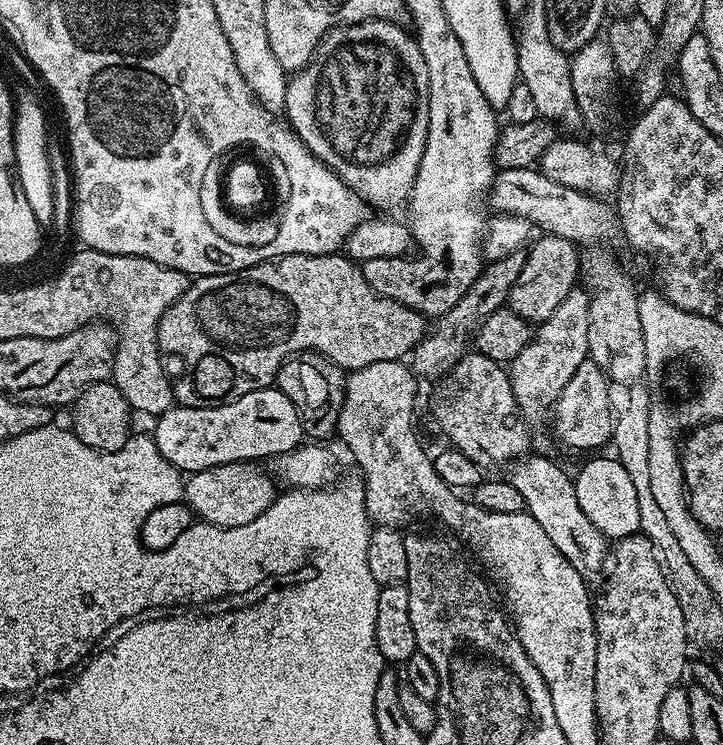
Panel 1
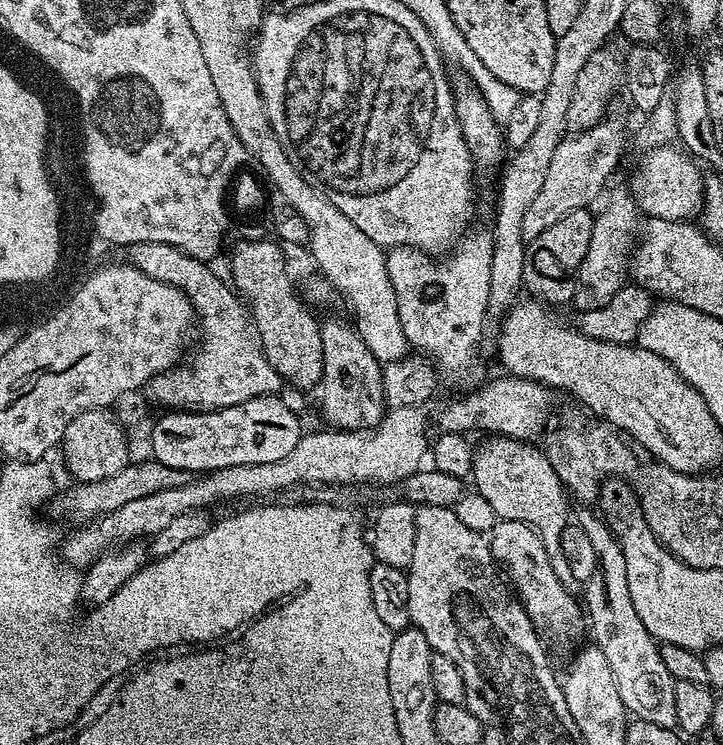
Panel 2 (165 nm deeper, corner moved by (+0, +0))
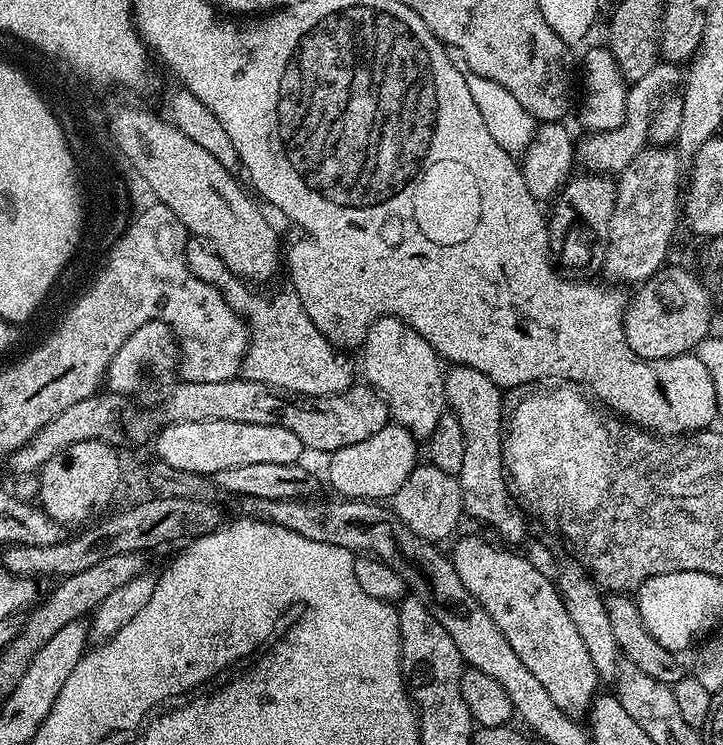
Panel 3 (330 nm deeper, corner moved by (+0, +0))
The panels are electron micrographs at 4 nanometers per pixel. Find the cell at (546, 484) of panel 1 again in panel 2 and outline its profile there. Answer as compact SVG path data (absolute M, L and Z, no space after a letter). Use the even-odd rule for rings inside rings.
M584 506L581 508L584 509L577 516L575 513L574 520L575 523L576 520L580 523L580 528L584 531L584 536L588 539L589 546L597 552L596 560L600 563L600 576L604 579L600 584L600 588L596 588L593 592L588 592L585 596L582 596L583 603L586 605L586 624L590 629L590 636L592 632L591 643L598 650L602 650L602 654L606 654L606 663L610 665L610 670L614 673L614 682L618 686L618 694L622 698L625 709L635 719L654 722L654 726L675 729L674 686L677 680L673 676L664 674L666 673L666 662L662 662L660 644L649 634L646 626L642 626L642 618L638 618L638 613L634 610L634 602L630 602L630 585L626 583L626 558L622 558L620 543L616 541L615 536L613 536L612 531L609 530L603 519L595 511L592 513L588 509L591 507ZM652 671L658 672L660 676L648 676Z

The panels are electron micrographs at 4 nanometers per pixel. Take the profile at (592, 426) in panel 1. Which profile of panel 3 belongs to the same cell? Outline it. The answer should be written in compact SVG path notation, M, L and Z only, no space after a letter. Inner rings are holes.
M390 422L378 434L370 434L363 442L354 442L354 446L342 446L342 450L331 453L328 460L328 484L337 497L345 500L387 501L410 478L416 469L417 437L400 424Z

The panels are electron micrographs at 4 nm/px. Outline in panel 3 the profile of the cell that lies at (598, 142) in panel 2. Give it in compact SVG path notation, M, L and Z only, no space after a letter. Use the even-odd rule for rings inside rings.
M658 62L650 74L638 78L628 89L628 101L626 102L626 114L622 126L618 126L609 132L593 132L585 135L584 141L576 144L576 160L584 163L589 173L592 174L619 174L643 148L649 147L648 131L652 121L652 113L655 112L658 101L669 90L681 83L682 72L677 65L667 62Z

